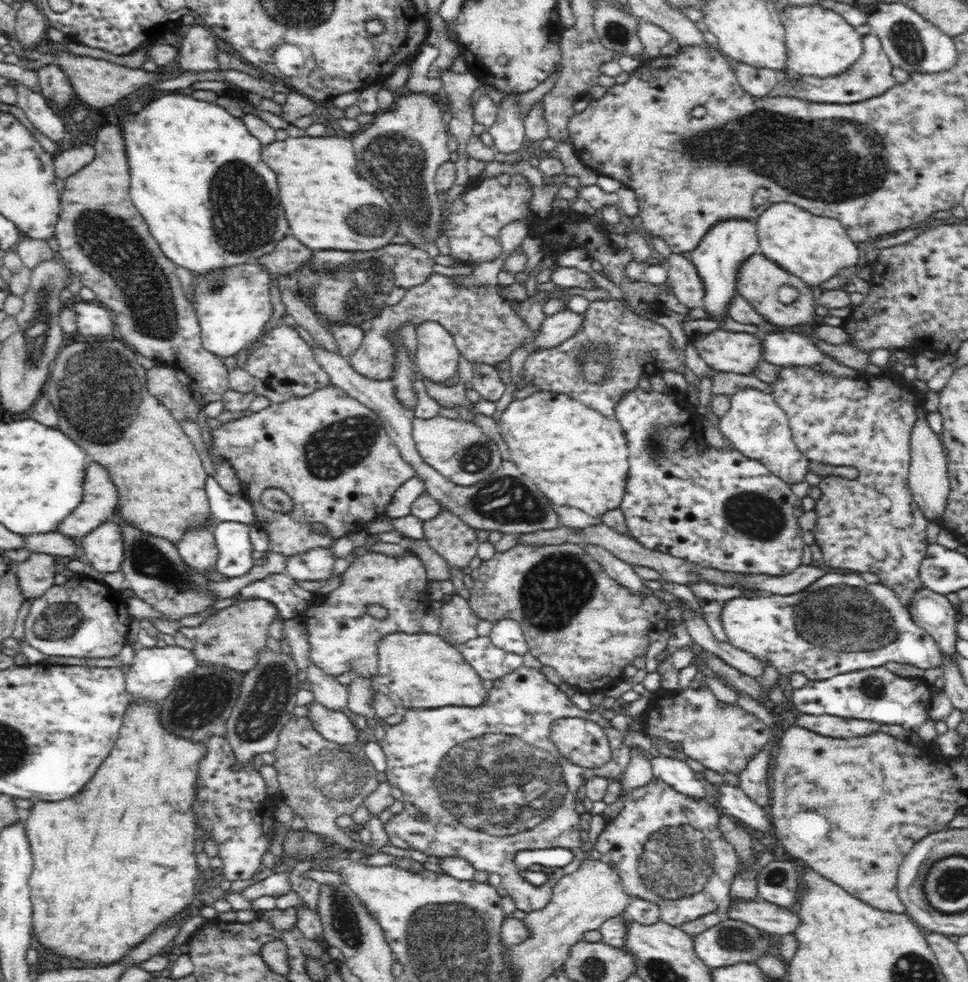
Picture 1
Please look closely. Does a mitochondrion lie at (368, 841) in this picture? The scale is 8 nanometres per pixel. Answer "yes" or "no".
no

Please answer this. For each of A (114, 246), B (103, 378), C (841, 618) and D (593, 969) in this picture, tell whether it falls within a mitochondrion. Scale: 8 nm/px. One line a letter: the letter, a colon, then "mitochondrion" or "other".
A: mitochondrion
B: mitochondrion
C: mitochondrion
D: mitochondrion

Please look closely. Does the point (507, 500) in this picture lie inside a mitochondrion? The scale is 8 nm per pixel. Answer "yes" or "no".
yes

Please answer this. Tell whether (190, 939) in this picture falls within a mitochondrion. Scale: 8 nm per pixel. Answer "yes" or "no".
no

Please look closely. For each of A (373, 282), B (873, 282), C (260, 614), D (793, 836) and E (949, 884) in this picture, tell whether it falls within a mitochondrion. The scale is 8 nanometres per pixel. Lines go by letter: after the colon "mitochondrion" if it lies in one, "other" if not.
A: mitochondrion
B: other
C: other
D: other
E: mitochondrion

